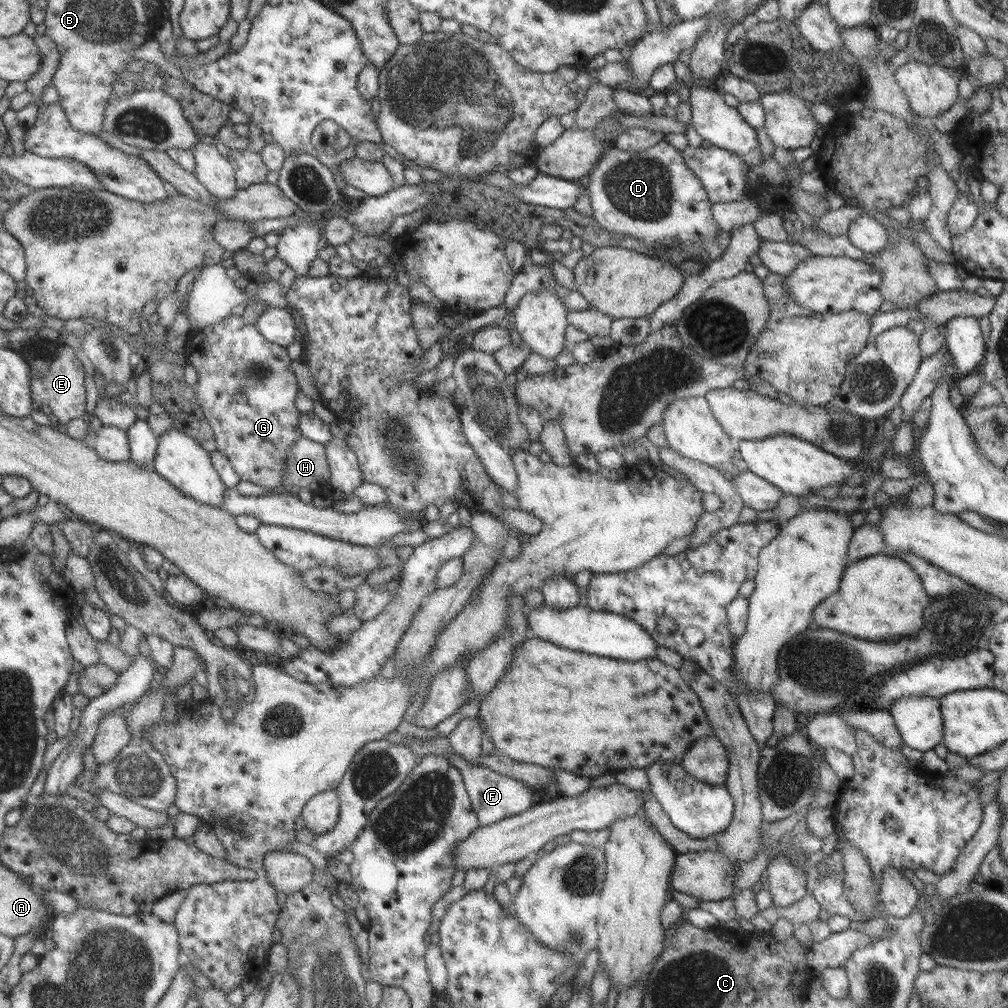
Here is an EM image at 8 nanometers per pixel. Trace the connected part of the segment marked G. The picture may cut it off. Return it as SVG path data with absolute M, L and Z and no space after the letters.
M241 315L226 316L221 322L215 323L209 327L204 327L201 332L190 334L186 346L183 347L182 355L184 356L185 364L191 365L197 371L197 382L191 388L191 394L197 401L201 414L206 418L209 426L212 428L214 441L216 442L216 450L225 455L233 471L239 477L239 481L249 482L259 485L268 490L278 490L281 483L281 476L285 474L284 460L288 446L301 438L301 433L298 427L298 414L300 413L295 406L295 397L299 392L295 375L291 371L291 359L287 356L286 350L278 345L265 340L261 334L257 332L252 324L245 324Z

